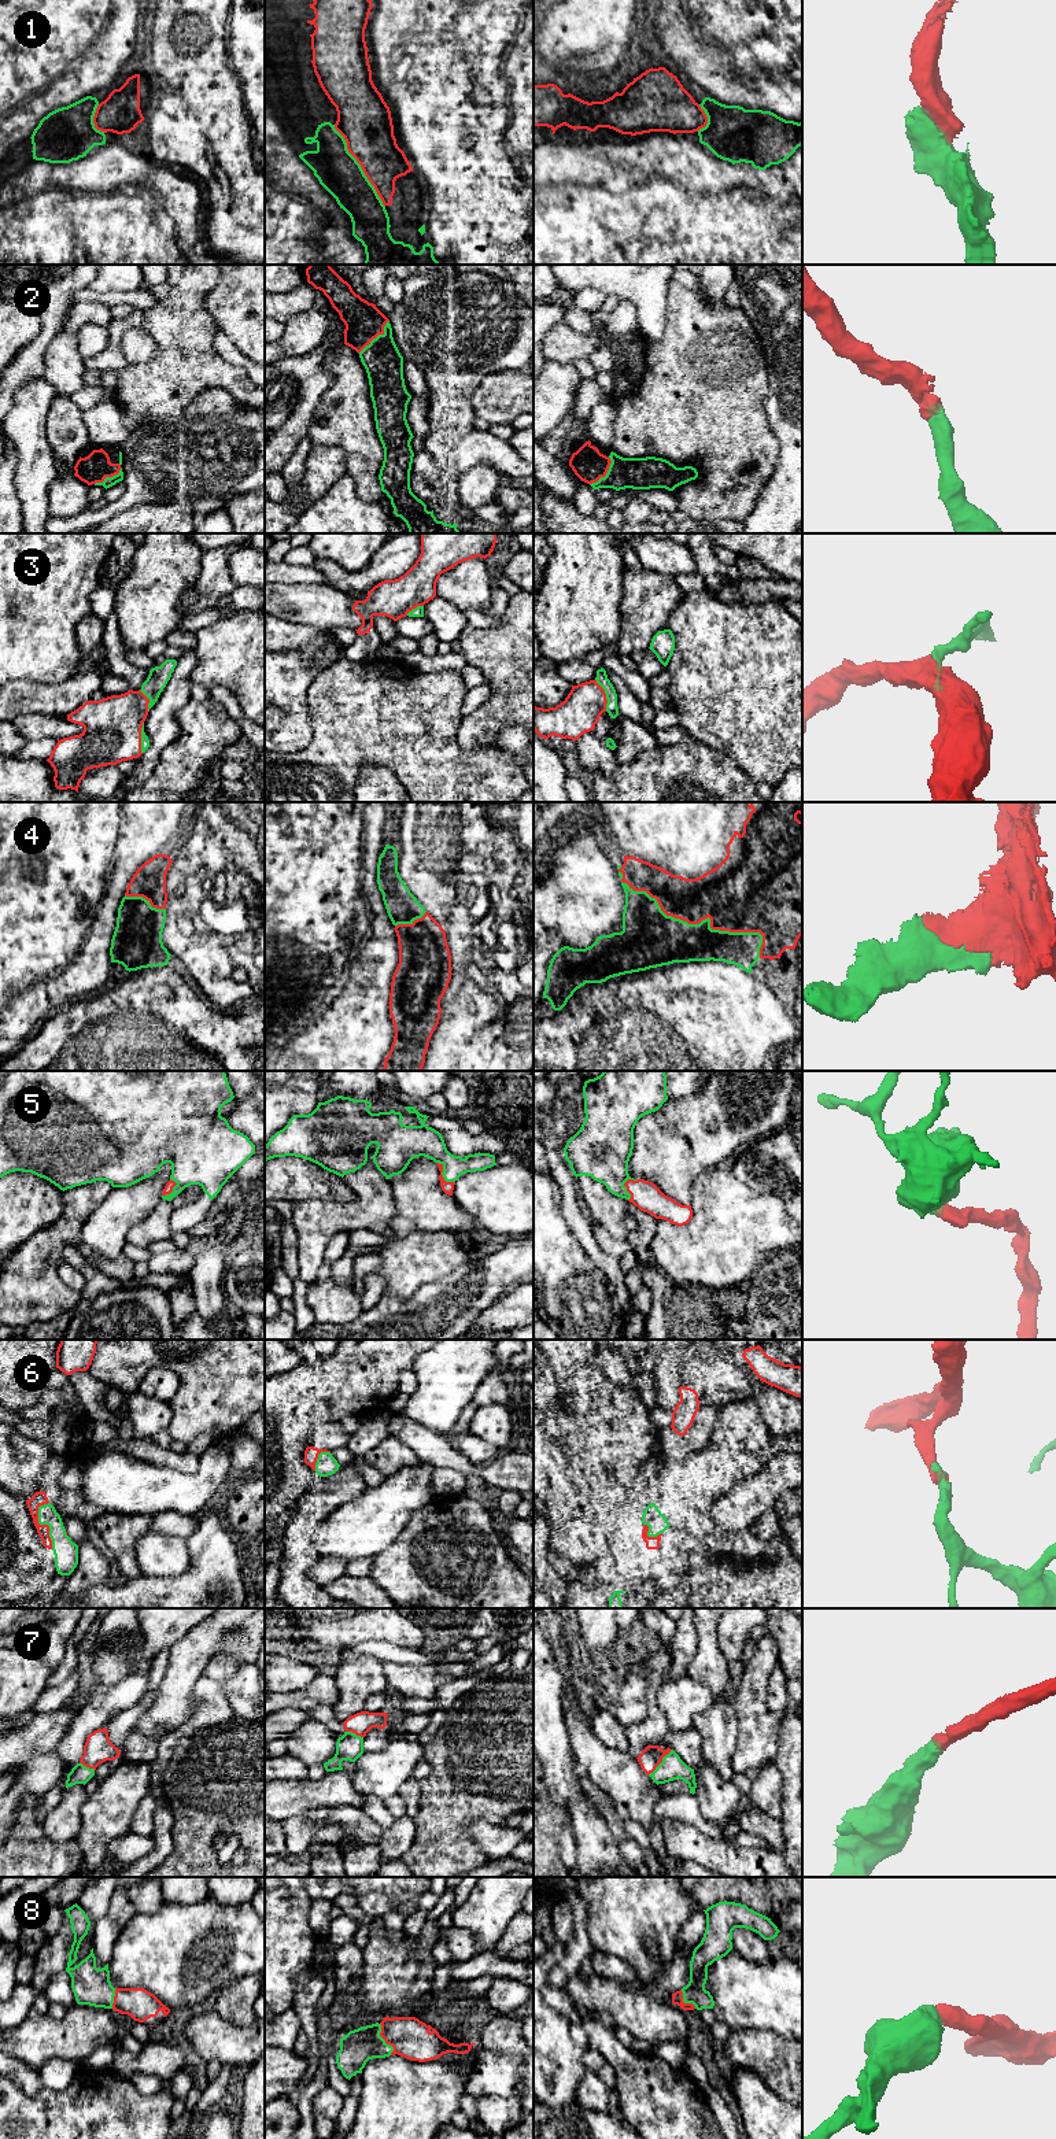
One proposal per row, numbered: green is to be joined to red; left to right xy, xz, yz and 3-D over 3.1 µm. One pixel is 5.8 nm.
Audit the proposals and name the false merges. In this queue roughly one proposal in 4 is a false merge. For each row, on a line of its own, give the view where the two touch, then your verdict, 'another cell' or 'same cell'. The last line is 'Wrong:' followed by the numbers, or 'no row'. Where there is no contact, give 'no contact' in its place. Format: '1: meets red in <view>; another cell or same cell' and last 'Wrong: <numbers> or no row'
1: meets red in xz; same cell
2: meets red in xz; same cell
3: meets red in yz; same cell
4: meets red in yz; same cell
5: meets red in xz; same cell
6: meets red in xy; same cell
7: meets red in yz; same cell
8: meets red in xz; same cell
Wrong: no row

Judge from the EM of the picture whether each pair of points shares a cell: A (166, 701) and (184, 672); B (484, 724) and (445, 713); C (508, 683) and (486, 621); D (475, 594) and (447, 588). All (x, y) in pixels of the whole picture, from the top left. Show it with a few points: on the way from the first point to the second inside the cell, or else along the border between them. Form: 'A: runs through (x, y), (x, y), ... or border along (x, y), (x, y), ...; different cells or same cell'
A: runs through (173, 694), (180, 679); same cell
B: border along (464, 715), (458, 731), (458, 743), (464, 752); different cells
C: border along (498, 617), (491, 627), (472, 628), (468, 624); different cells
D: runs through (468, 590), (454, 588); same cell

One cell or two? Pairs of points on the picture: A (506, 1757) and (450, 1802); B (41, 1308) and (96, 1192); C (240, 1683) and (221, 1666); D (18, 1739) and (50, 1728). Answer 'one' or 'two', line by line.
A: one
B: one
C: two
D: one

